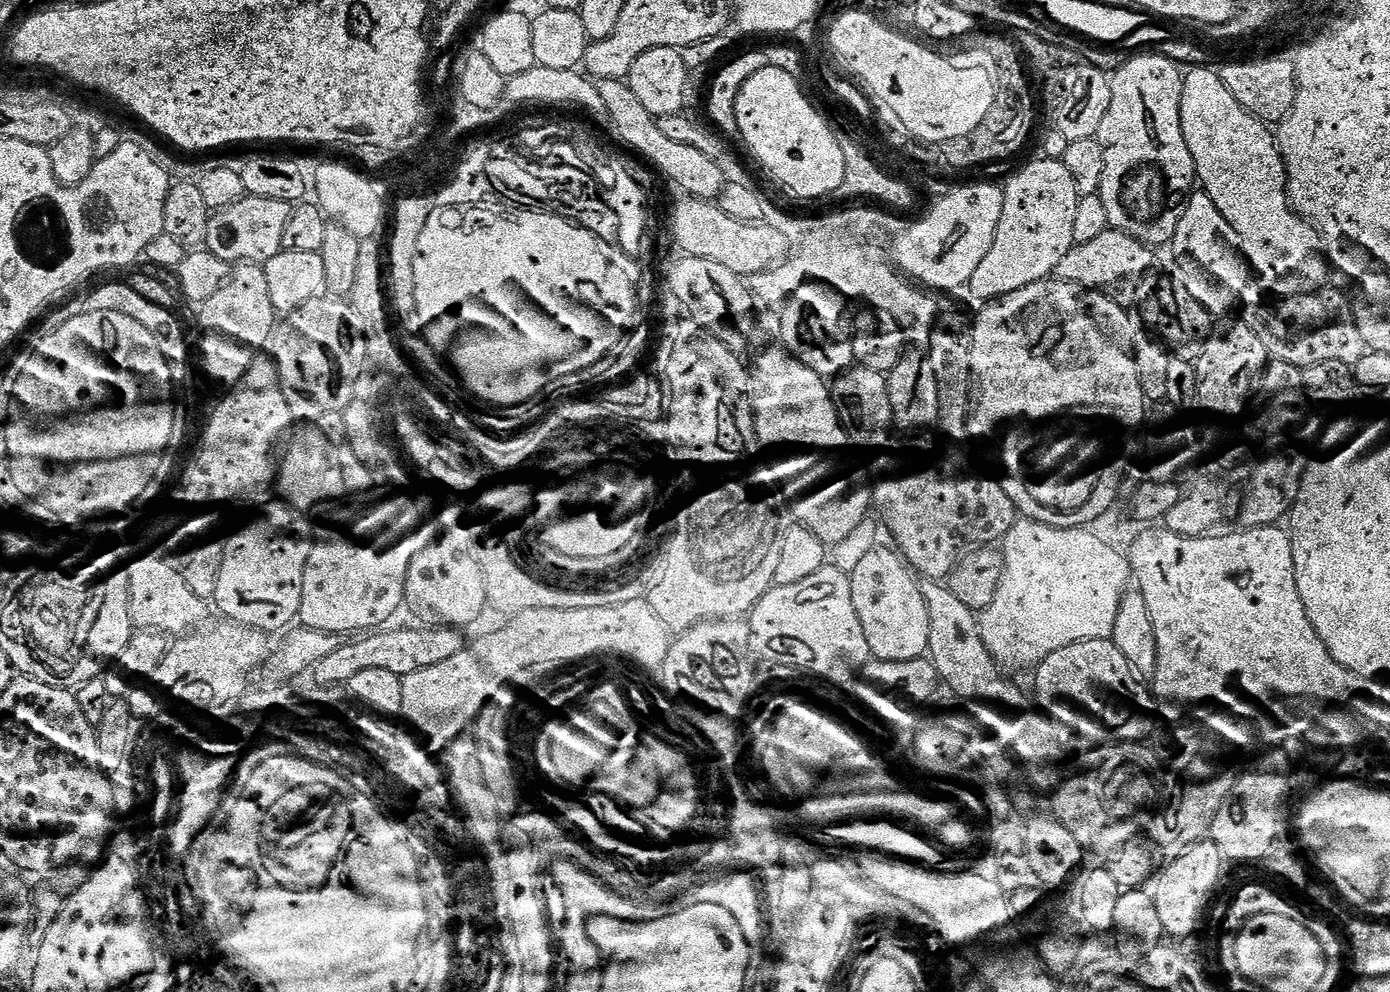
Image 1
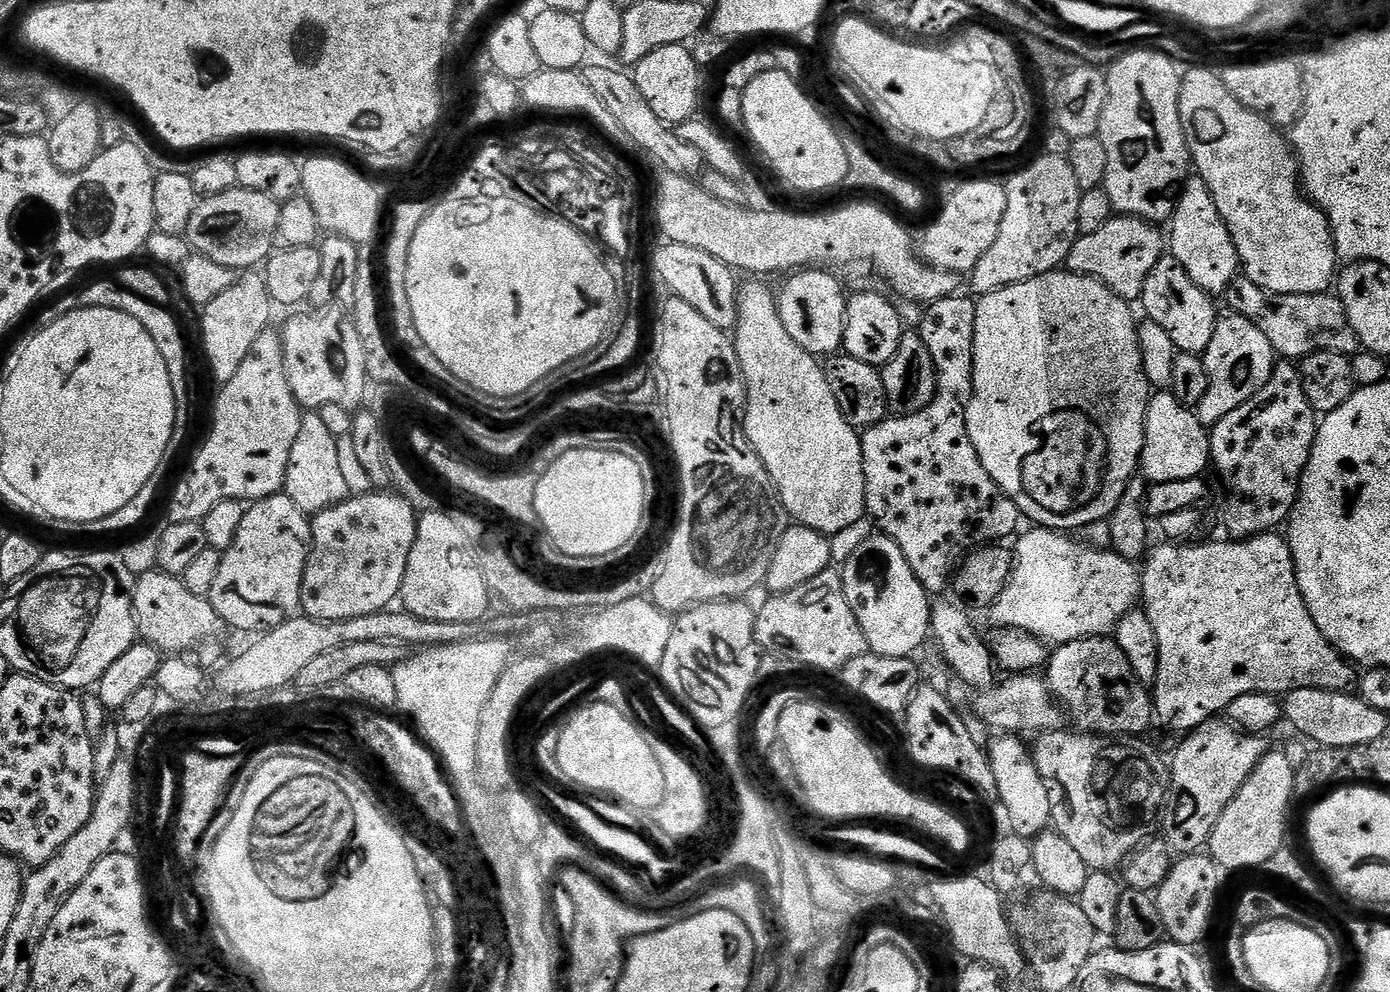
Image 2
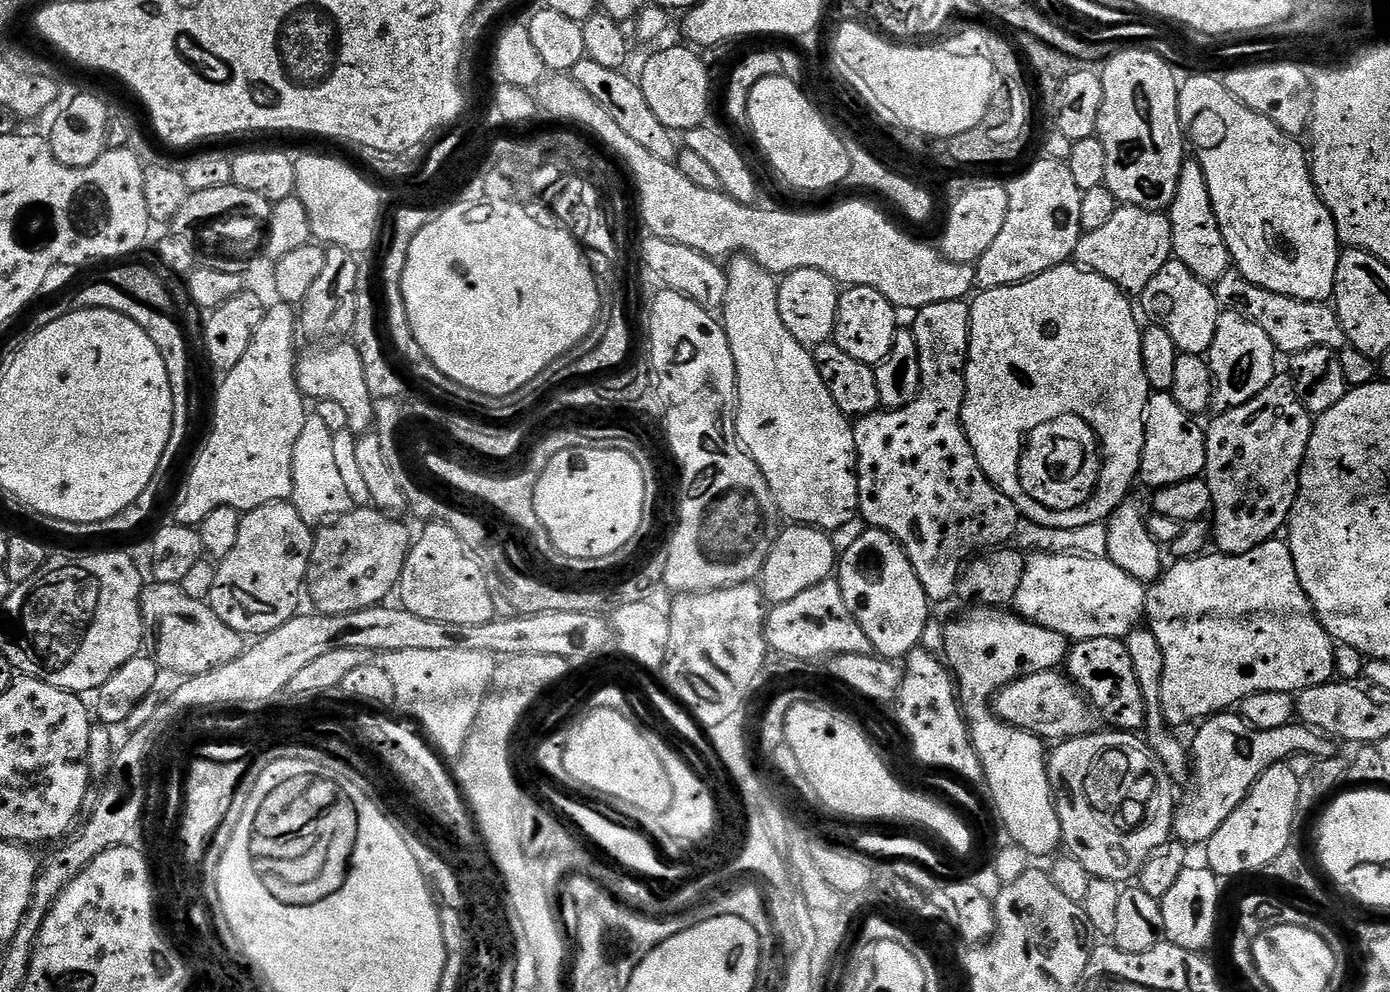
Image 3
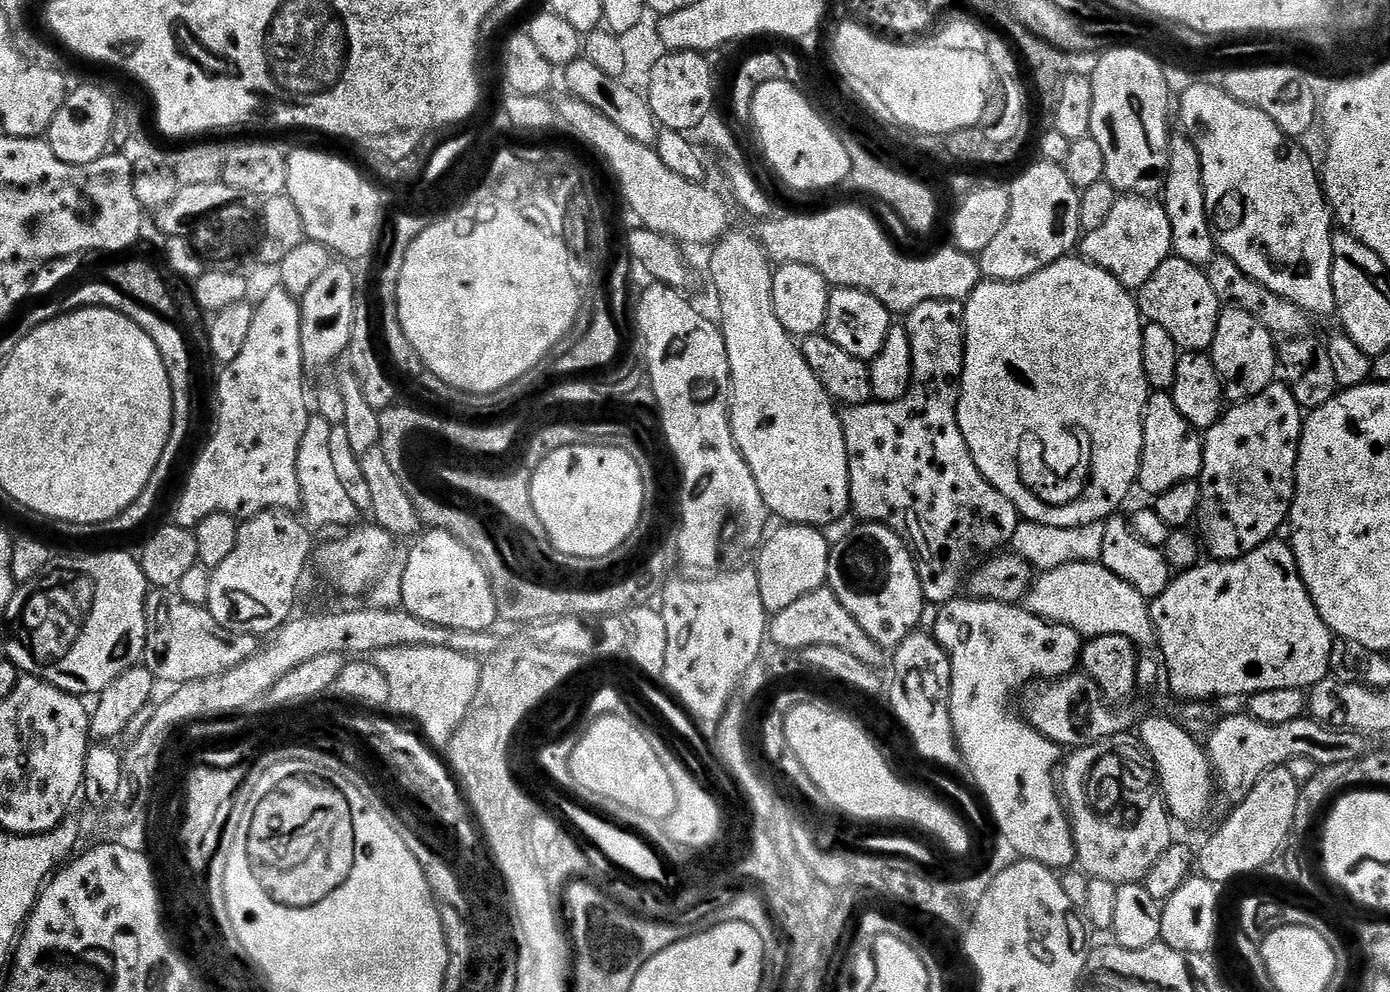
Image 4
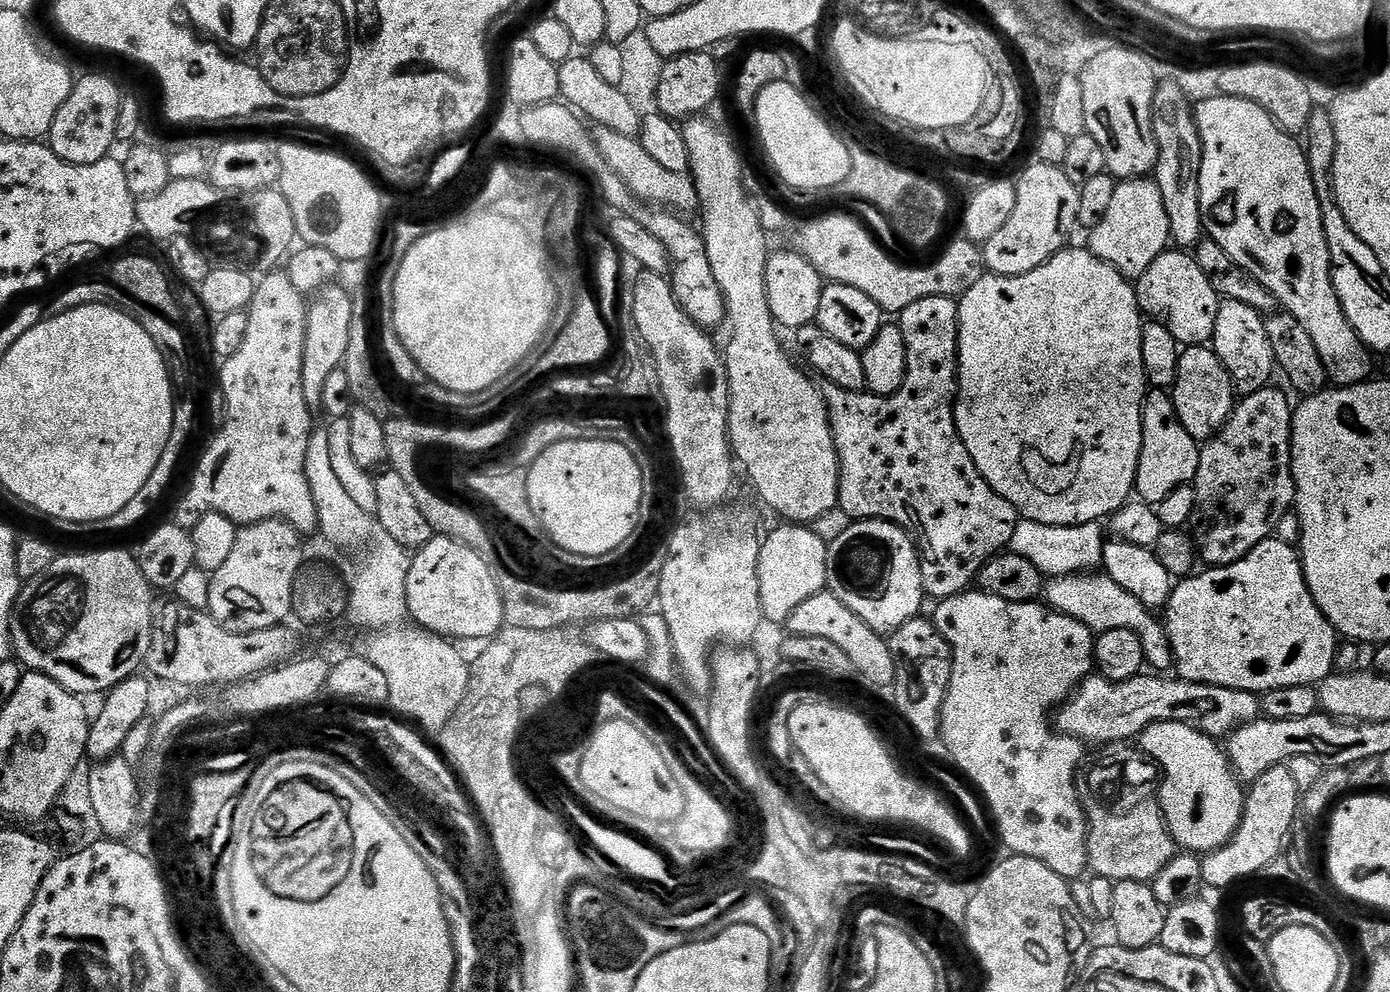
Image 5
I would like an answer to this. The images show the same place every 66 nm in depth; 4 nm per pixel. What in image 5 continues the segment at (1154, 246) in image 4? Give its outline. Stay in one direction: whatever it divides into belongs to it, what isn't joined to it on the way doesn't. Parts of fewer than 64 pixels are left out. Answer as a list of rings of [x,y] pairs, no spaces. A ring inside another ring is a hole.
[[[1155,179],[1121,180],[1114,190],[1114,199],[1110,202],[1102,222],[1091,229],[1092,236],[1086,241],[1086,247],[1102,262],[1114,266],[1127,276],[1129,281],[1140,279],[1146,270],[1170,244],[1170,218],[1166,218],[1166,206],[1162,202],[1162,190],[1158,190]]]

